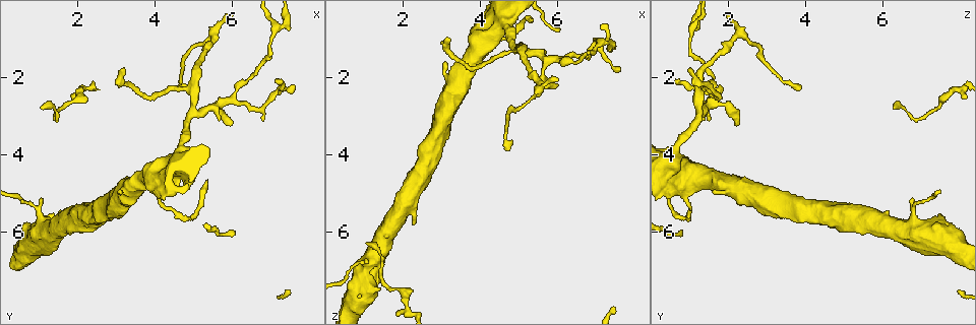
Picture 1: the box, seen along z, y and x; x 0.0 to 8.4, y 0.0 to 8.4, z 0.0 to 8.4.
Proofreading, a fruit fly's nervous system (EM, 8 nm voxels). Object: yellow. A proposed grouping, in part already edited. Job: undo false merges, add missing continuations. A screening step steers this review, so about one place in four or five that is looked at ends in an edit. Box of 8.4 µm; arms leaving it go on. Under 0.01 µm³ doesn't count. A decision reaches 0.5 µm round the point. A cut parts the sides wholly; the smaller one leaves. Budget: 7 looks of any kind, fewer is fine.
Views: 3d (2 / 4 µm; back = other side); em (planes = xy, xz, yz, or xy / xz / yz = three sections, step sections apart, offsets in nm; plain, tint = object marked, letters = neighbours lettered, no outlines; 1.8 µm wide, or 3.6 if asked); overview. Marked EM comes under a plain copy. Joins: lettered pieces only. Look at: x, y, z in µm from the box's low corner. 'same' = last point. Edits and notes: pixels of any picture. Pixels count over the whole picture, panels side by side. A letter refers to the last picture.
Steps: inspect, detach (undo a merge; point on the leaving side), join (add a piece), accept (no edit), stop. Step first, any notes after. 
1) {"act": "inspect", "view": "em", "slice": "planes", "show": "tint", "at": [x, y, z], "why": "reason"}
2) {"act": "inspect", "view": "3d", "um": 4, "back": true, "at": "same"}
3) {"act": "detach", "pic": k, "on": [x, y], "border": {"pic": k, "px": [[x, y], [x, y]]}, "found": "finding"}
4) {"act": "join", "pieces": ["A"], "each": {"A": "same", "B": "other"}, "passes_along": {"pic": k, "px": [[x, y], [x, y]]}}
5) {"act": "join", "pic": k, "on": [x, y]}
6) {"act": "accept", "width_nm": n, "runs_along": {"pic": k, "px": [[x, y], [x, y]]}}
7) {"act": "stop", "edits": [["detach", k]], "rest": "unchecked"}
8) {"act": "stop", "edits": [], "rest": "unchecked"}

{"act": "inspect", "view": "3d", "um": 4, "at": [1.30, 6.10, 6.70], "why": "thin arm on a thick one"}

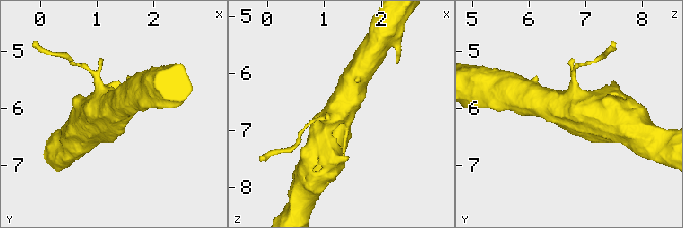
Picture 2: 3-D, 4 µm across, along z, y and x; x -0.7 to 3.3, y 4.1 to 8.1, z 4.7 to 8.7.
{"act": "inspect", "view": "em", "slice": "xy", "step": 8, "show": "tint", "at": [1.30, 6.10, 6.70], "why": "shape alone is not enough"}

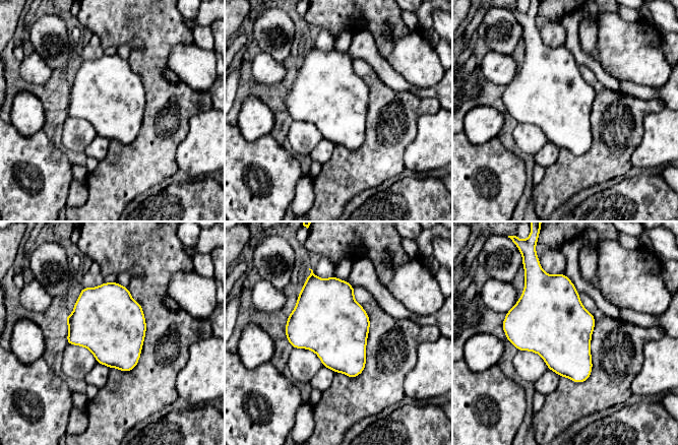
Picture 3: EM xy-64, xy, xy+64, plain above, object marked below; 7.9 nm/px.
{"act": "inspect", "view": "em", "slice": "planes", "show": "letters", "at": "same", "why": "cut it another way"}

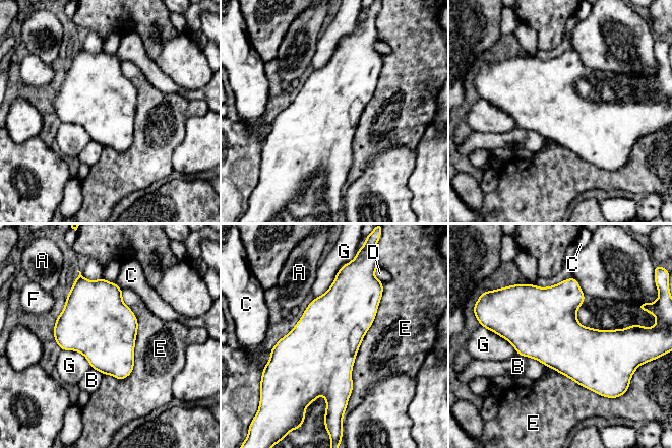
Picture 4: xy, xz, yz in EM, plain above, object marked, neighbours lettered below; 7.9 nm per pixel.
{"act": "accept", "width_nm": 500, "each": {"A": "other", "B": "other", "C": "other", "D": "other", "E": "other", "F": "other", "G": "other"}, "border": {"pic": 4, "px": [[61, 349], [79, 352], [92, 368]]}, "found": "one cell here"}

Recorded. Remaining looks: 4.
{"act": "inspect", "view": "em", "slice": "planes", "show": "letters", "at": [7.15, 0.70, 1.10]}

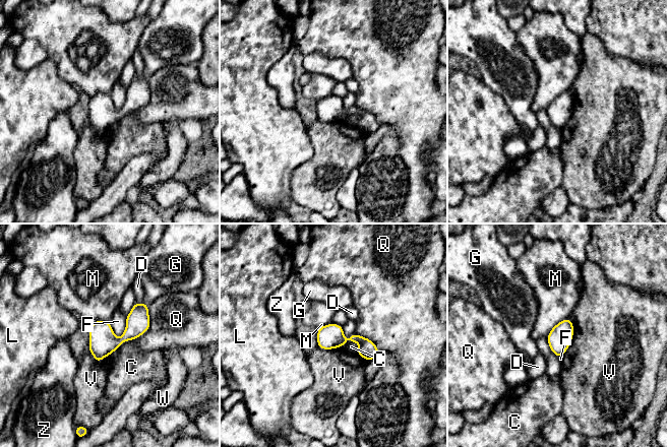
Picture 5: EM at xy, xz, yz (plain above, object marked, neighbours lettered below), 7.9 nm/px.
{"act": "accept", "each": {"C": "other", "D": "other", "F": "other", "G": "other", "L": "other", "M": "other", "Q": "other", "V": "other", "W": "other", "Z": "other"}, "runs_along": {"pic": 5, "px": [[145, 307], [137, 324], [97, 359]]}, "found": "one cell here"}

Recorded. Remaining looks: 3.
{"act": "inspect", "view": "em", "slice": "yz", "step": 4, "show": "letters", "at": [4.95, 2.95, 1.25], "why": "sudden change in width"}

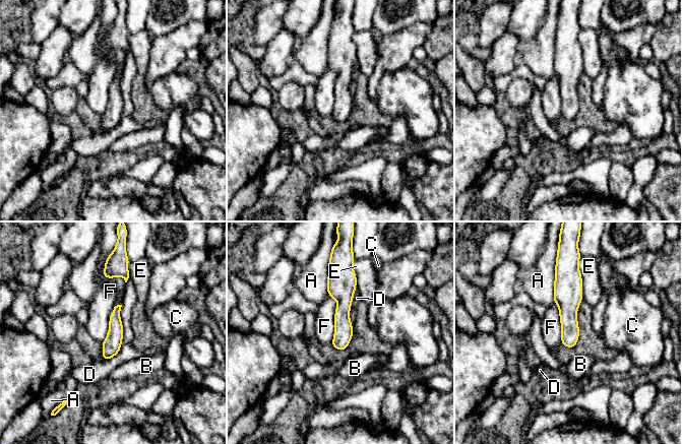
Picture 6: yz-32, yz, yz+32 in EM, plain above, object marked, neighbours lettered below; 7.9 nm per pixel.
{"act": "accept", "longest_contact_nm": ["D", 480], "each": {"A": "other", "B": "other", "C": "other", "D": "other", "E": "other", "F": "other"}, "runs_along": {"pic": 6, "px": [[335, 274], [343, 290], [340, 347]]}, "found": "one cell here"}

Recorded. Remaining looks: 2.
{"act": "stop", "edits": [], "rest": "unchecked"}

